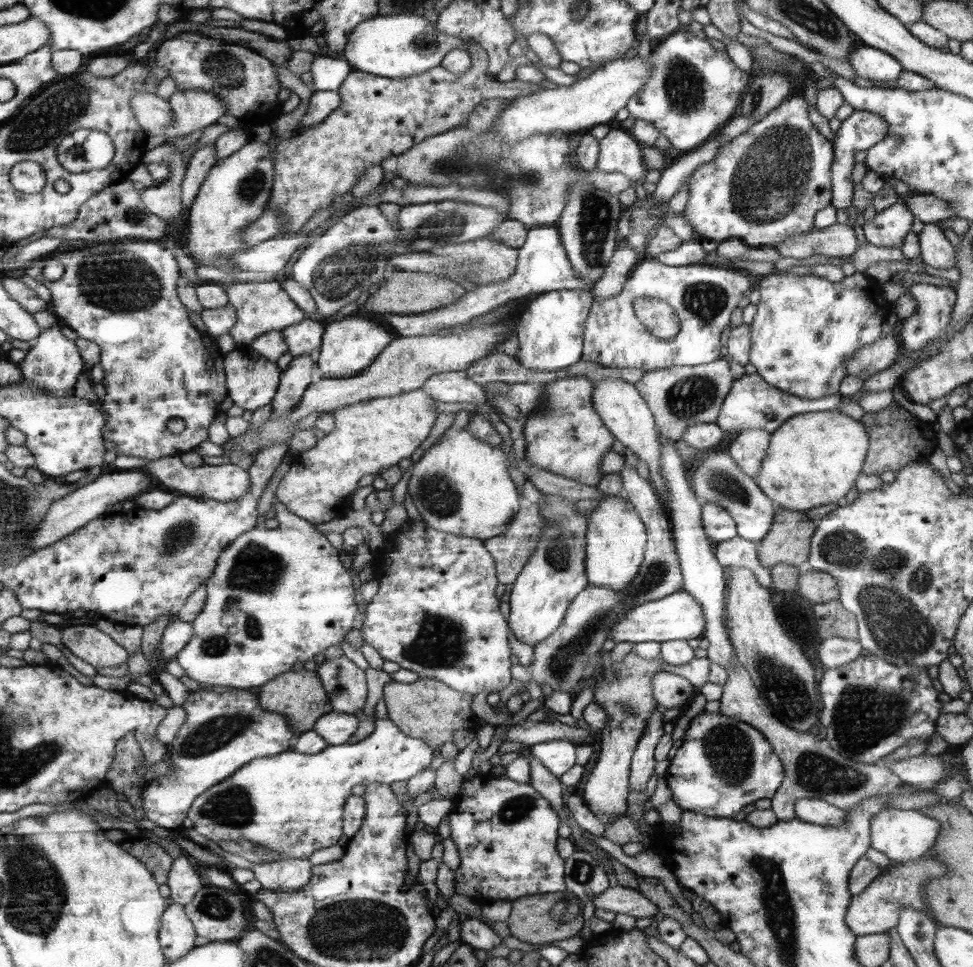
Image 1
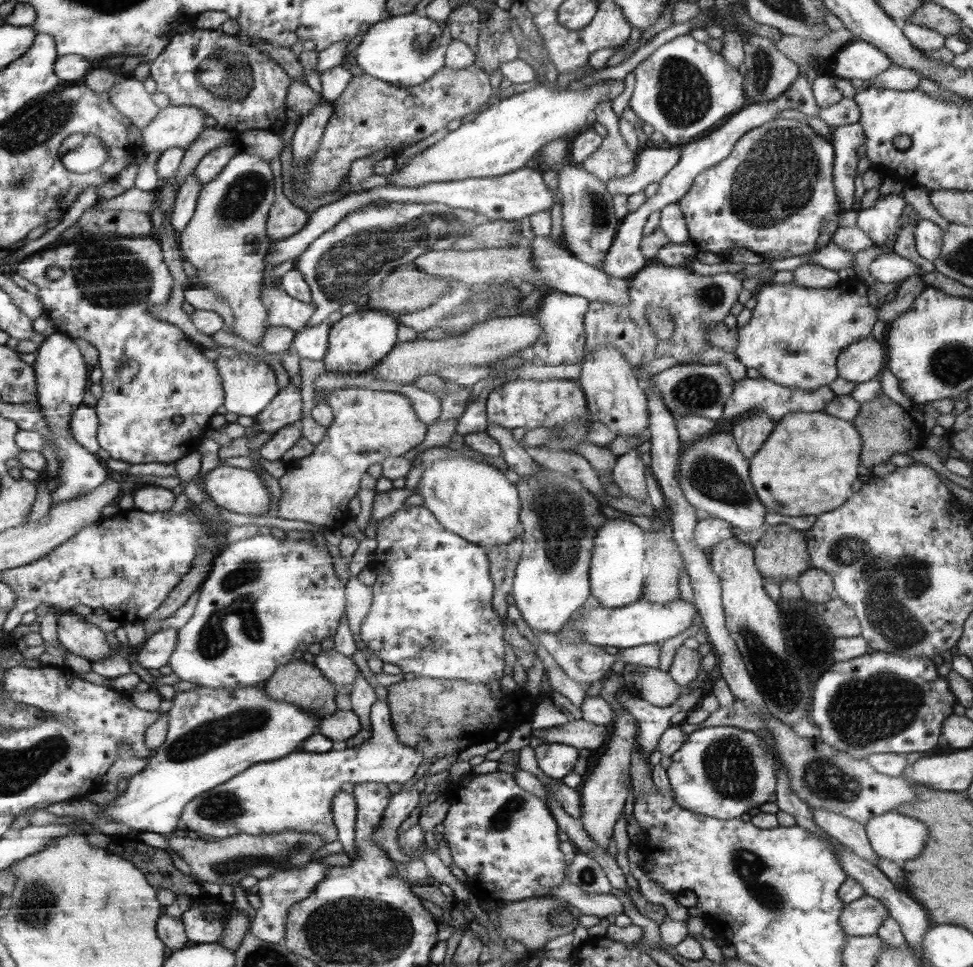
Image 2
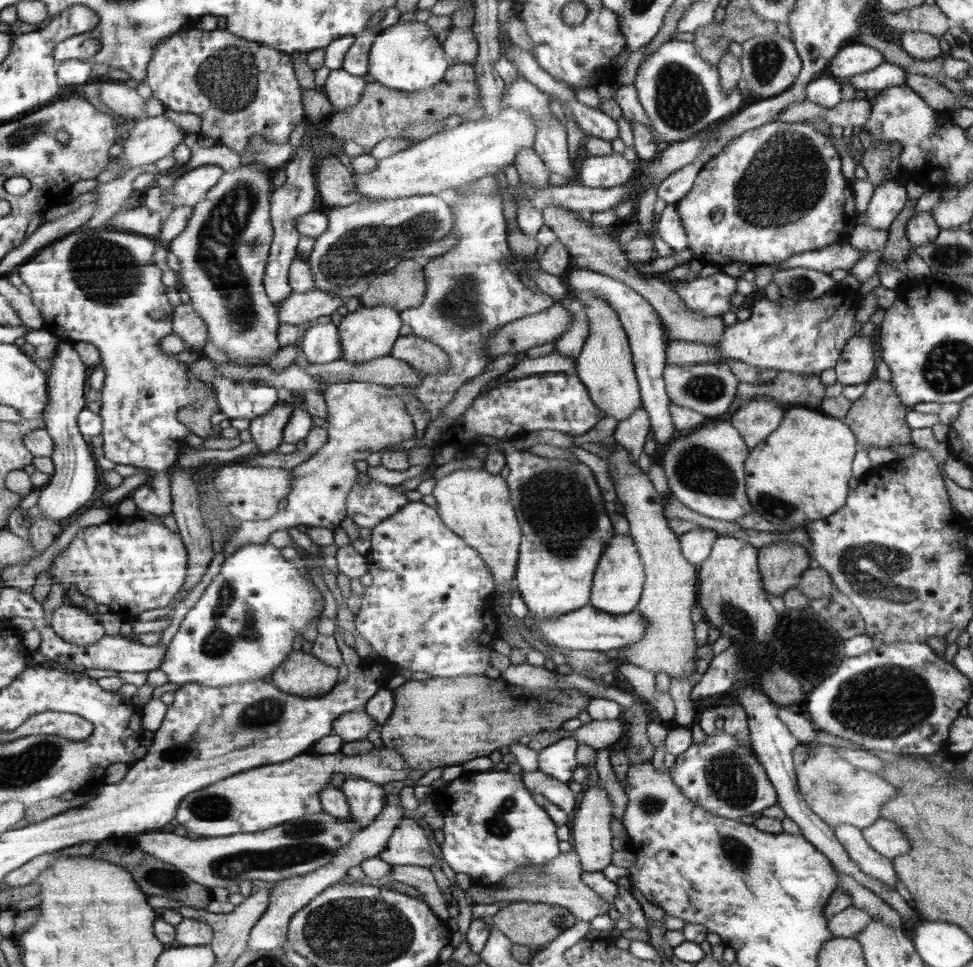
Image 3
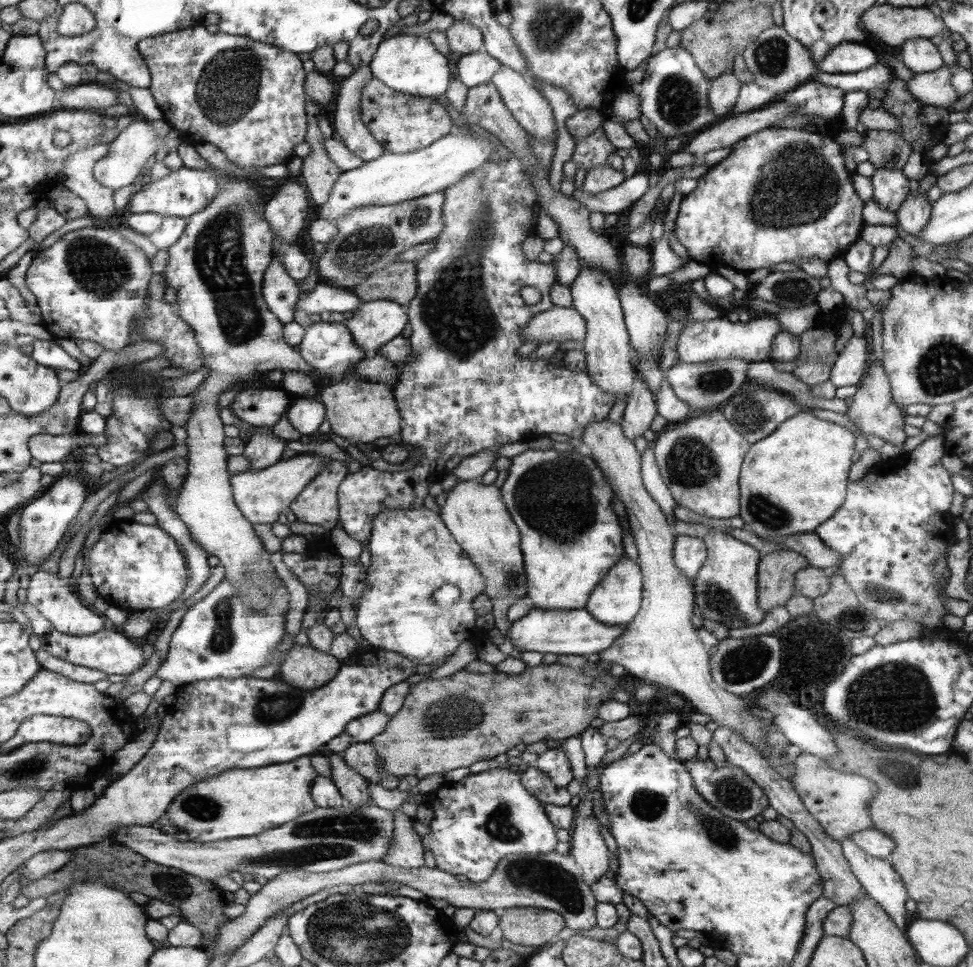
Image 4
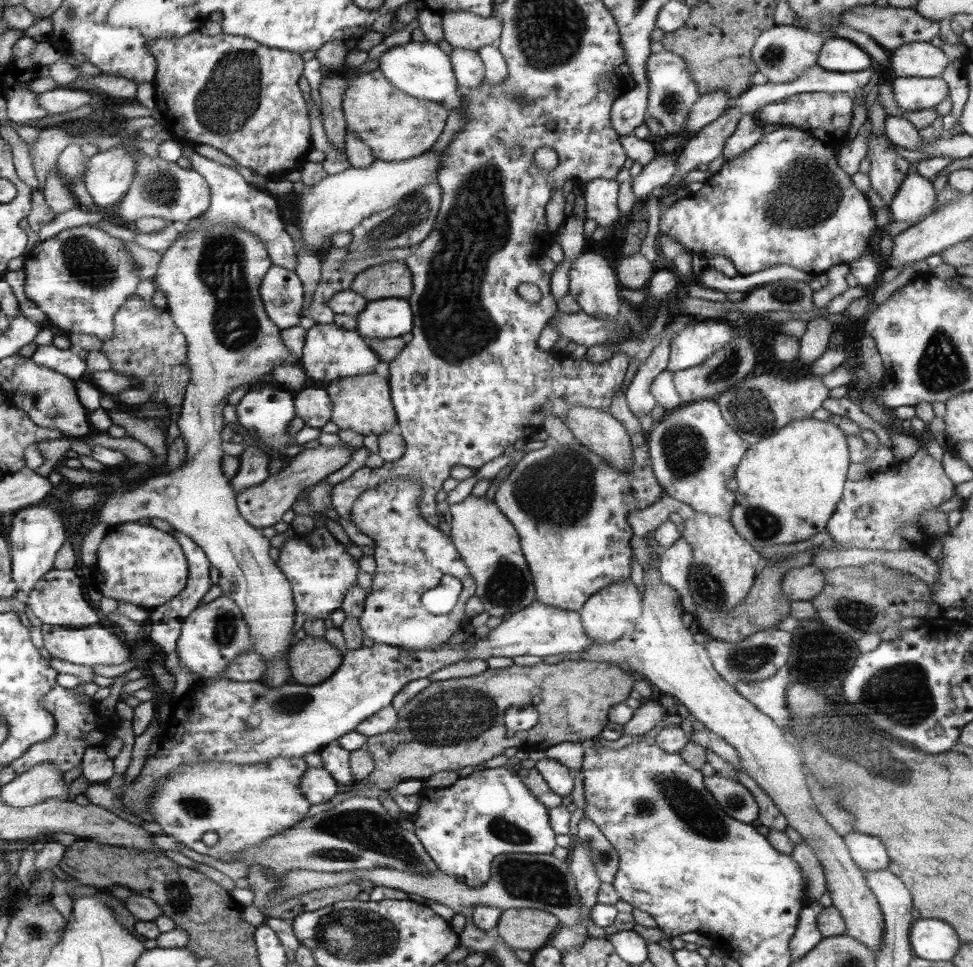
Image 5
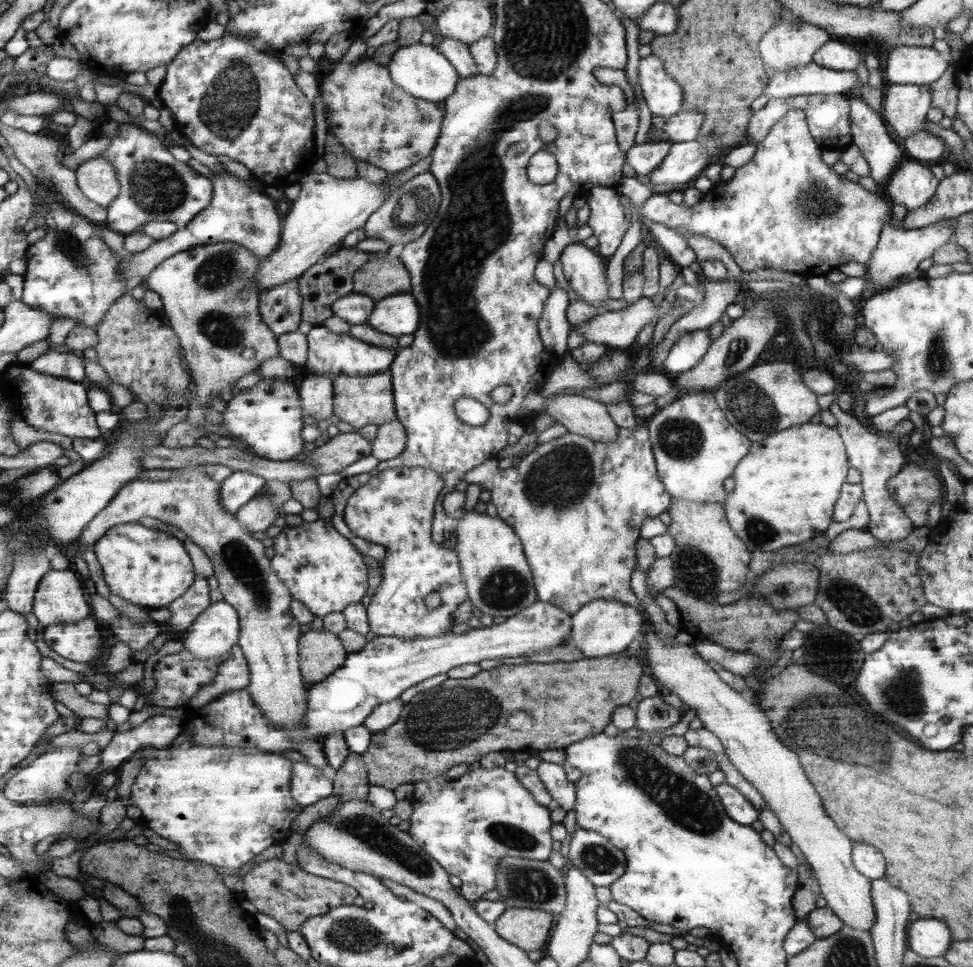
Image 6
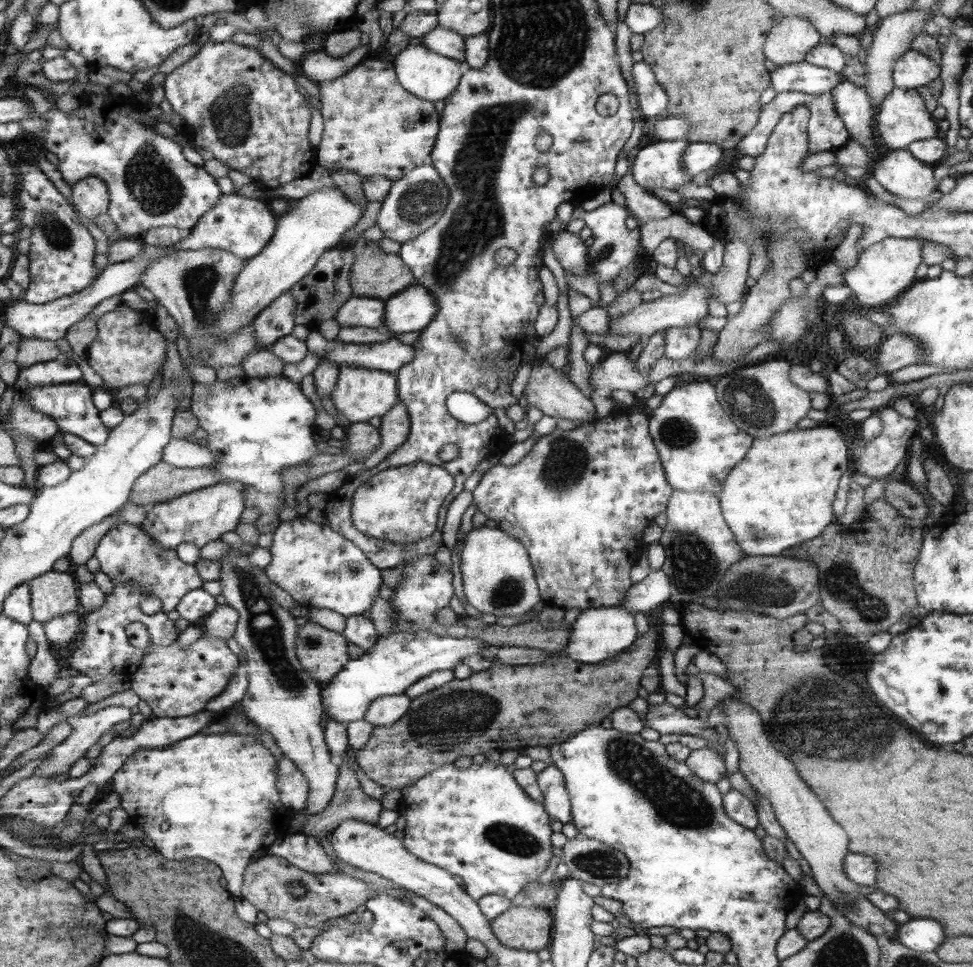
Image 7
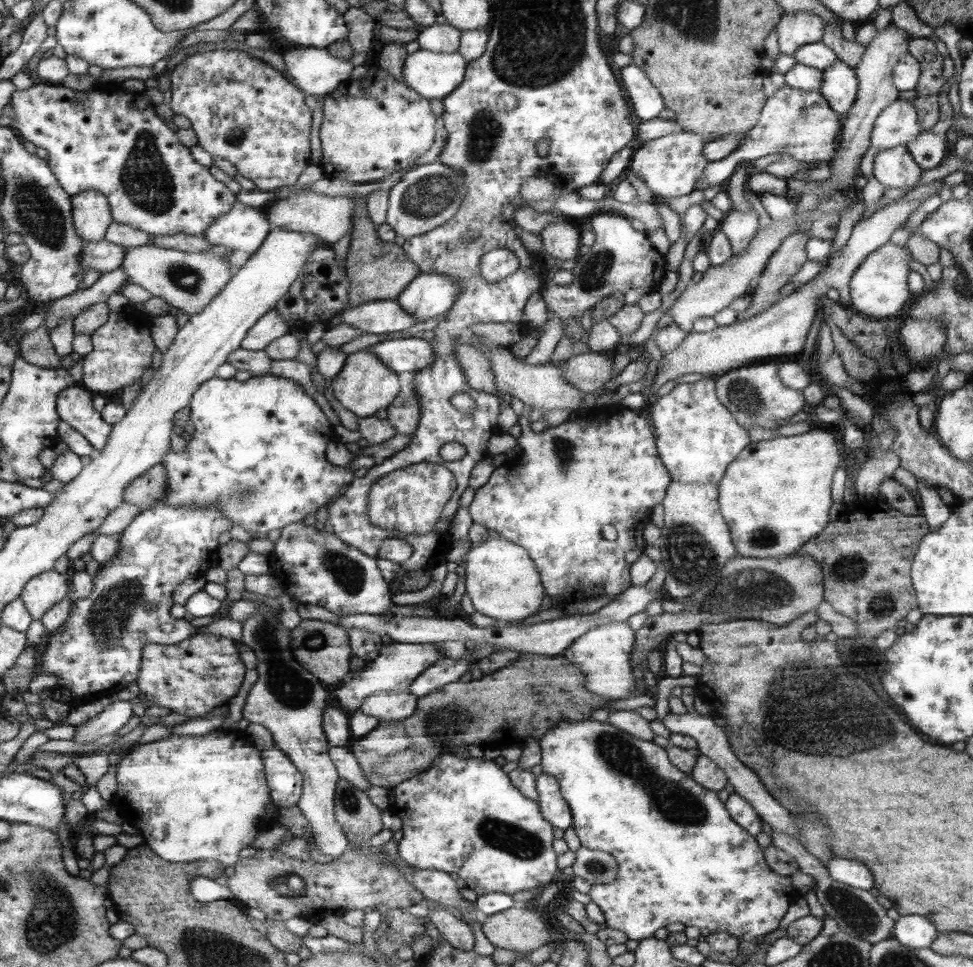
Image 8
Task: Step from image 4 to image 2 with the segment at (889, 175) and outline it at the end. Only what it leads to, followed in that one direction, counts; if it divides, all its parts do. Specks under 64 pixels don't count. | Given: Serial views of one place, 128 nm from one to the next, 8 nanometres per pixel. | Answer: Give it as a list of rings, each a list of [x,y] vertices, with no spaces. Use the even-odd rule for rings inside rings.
[[[882,194],[872,208],[858,211],[856,226],[866,232],[877,247],[894,242],[906,204],[902,194]]]

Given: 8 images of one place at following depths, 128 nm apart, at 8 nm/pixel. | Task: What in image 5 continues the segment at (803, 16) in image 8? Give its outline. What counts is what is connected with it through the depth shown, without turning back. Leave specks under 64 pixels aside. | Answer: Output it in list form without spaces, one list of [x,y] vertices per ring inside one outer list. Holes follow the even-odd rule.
[[[775,25],[767,28],[756,39],[755,46],[751,52],[751,59],[758,64],[758,72],[762,72],[768,83],[784,84],[791,80],[796,80],[810,67],[818,63],[819,52],[823,48],[823,36],[796,28],[794,25]]]

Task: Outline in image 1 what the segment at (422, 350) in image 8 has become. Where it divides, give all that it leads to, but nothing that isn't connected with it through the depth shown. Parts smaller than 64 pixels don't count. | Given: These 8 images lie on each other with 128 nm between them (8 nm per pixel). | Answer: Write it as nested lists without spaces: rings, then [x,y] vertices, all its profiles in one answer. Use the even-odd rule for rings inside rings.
[[[306,318],[298,324],[283,328],[281,334],[290,354],[295,357],[310,354],[315,356],[323,342],[324,331],[320,320]]]

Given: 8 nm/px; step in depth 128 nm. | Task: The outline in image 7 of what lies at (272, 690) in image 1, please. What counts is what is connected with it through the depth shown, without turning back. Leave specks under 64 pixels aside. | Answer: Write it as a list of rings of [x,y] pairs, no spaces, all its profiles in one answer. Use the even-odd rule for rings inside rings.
[[[314,622],[300,628],[297,643],[300,665],[321,683],[330,682],[351,662],[347,637]]]

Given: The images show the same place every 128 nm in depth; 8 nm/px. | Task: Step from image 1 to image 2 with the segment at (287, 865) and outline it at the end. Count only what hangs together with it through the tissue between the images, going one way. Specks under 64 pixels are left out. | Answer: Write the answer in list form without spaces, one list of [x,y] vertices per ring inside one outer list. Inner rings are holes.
[[[319,862],[308,864],[307,867],[292,868],[284,872],[275,872],[274,875],[258,881],[257,895],[261,898],[262,905],[256,909],[254,920],[251,922],[250,930],[254,936],[262,940],[279,943],[285,937],[285,924],[288,909],[297,902],[303,901],[312,894],[313,888],[326,876],[328,870],[334,867]]]

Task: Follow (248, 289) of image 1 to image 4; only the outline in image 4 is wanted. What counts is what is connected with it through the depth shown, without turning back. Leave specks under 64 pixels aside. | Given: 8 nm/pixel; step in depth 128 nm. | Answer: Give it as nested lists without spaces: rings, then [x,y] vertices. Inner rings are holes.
[[[319,282],[311,292],[301,294],[295,310],[304,310],[308,315],[322,311],[344,313],[356,310],[360,303],[362,300],[352,290]]]

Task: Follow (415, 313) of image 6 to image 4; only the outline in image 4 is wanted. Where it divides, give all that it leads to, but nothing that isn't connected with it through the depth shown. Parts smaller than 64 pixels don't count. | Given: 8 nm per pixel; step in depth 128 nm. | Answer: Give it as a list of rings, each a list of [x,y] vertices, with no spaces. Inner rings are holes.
[[[374,300],[360,303],[353,316],[343,323],[354,335],[355,343],[369,357],[400,336],[409,321],[404,305],[394,300]]]

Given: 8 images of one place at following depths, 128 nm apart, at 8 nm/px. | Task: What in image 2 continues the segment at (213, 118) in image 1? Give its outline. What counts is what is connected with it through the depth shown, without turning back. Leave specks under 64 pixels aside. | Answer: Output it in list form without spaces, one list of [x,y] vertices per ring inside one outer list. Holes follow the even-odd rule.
[[[170,104],[161,109],[154,121],[141,132],[140,148],[147,149],[145,154],[164,154],[174,148],[186,150],[206,129],[206,116],[200,108]]]

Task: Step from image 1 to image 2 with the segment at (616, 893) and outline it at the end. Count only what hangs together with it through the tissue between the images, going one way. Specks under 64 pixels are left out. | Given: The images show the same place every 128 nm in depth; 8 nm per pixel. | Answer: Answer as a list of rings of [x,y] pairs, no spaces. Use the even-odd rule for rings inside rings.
[[[567,875],[549,894],[552,897],[564,899],[574,910],[582,914],[605,918],[608,914],[624,913],[622,900],[611,893],[601,895],[580,890],[578,886],[569,882]]]

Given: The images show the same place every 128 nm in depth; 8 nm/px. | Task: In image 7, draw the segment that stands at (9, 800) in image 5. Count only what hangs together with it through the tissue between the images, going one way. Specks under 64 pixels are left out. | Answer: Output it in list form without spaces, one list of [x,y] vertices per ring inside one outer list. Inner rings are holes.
[[[108,706],[96,710],[94,714],[76,714],[66,718],[66,723],[73,728],[72,734],[64,742],[54,746],[45,761],[38,767],[39,776],[52,779],[58,774],[67,773],[70,766],[80,760],[85,753],[118,723],[129,720],[130,708],[125,706]]]

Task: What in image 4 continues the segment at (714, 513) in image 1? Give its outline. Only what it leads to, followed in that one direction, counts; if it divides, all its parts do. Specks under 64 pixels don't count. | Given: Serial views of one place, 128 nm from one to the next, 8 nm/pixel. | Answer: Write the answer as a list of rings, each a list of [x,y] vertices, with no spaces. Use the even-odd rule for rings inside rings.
[[[676,534],[674,555],[676,566],[688,580],[693,581],[699,568],[704,564],[708,551],[700,537]]]

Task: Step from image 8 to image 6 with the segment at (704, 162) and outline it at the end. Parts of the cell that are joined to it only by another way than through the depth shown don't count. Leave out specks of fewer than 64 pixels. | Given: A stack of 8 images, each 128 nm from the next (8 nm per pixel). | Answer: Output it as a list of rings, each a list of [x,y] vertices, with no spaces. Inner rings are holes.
[[[670,142],[636,144],[628,150],[626,162],[636,174],[650,178],[650,174],[654,174],[662,166],[664,158],[670,154],[670,146]]]

